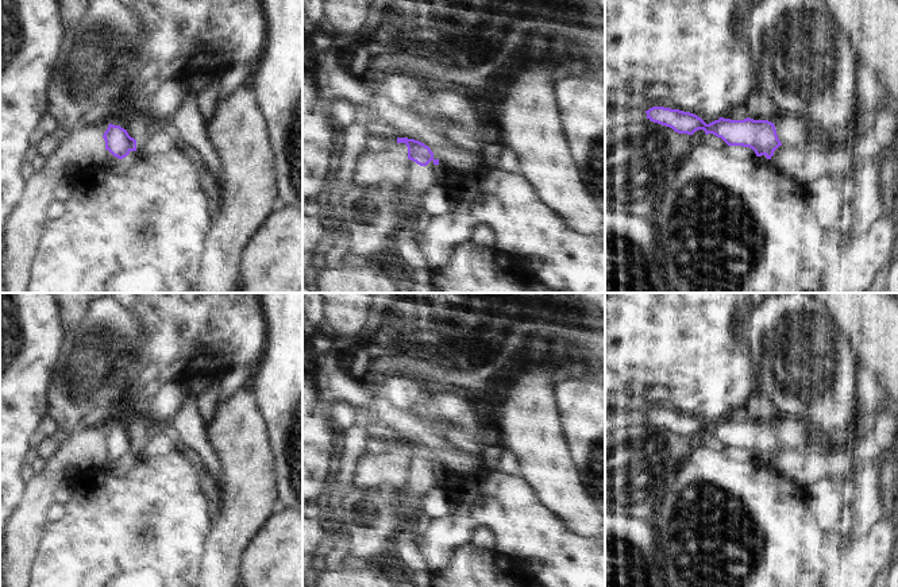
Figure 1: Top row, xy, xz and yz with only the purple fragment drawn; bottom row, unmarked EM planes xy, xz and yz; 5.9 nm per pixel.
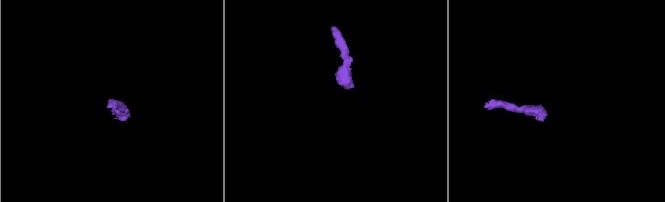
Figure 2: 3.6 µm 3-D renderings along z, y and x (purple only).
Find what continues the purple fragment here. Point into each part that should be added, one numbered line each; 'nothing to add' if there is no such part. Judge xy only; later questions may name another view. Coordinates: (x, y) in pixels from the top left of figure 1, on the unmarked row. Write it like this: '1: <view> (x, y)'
1: xy (110, 462)

